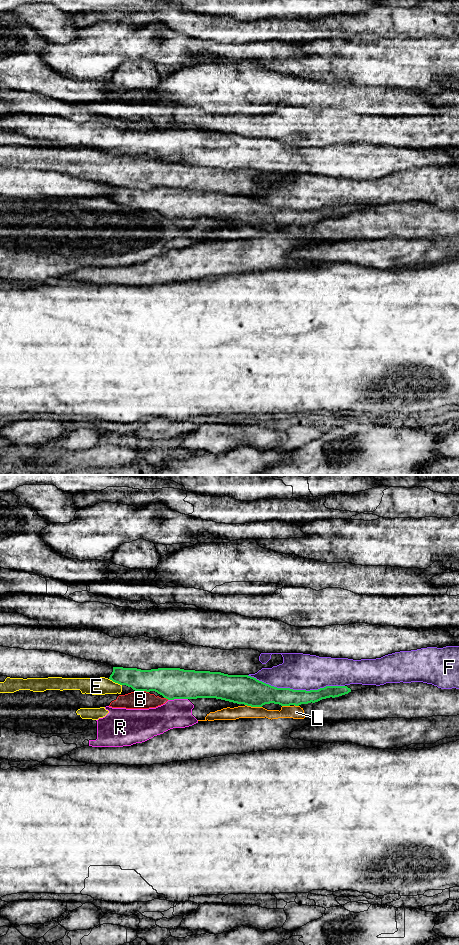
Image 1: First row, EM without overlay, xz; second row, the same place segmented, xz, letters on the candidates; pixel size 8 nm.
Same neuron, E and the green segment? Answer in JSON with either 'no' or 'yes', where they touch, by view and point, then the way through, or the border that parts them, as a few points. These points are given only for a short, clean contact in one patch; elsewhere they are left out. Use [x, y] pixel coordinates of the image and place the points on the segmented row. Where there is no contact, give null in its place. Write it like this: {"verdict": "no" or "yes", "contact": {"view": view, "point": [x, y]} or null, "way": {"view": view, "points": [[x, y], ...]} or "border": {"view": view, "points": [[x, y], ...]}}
{"verdict": "no", "contact": {"view": "xz", "point": [115, 682]}, "border": {"view": "xz", "points": [[109, 678], [121, 685]]}}

